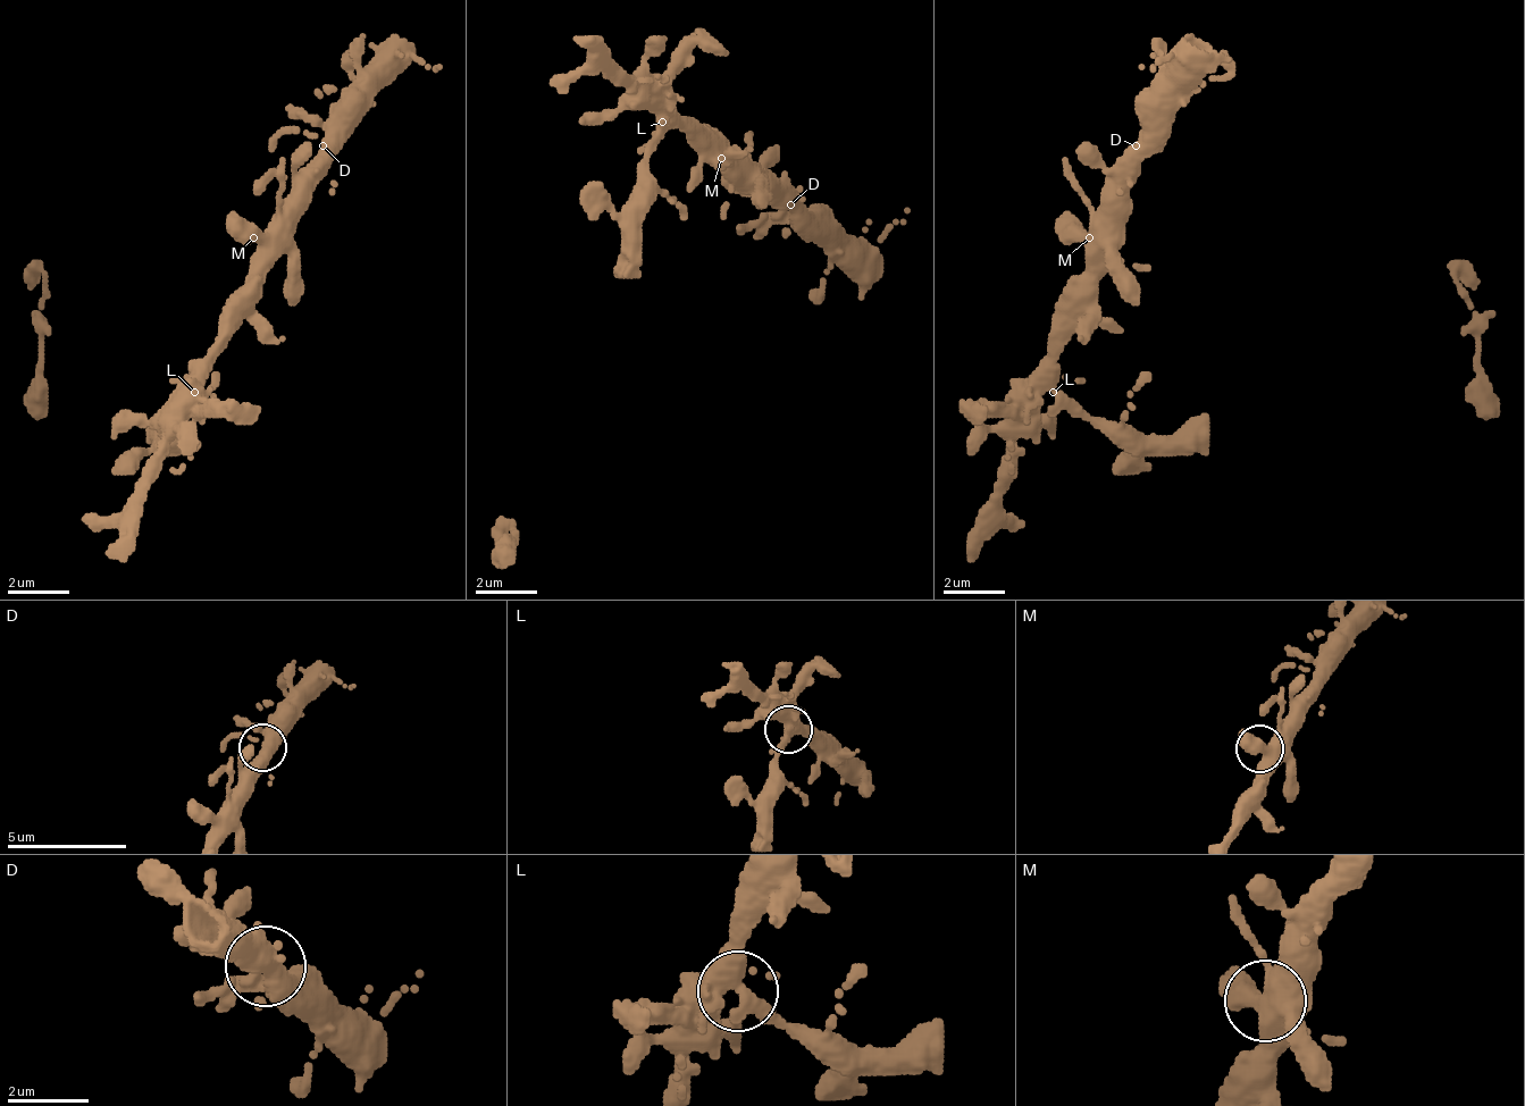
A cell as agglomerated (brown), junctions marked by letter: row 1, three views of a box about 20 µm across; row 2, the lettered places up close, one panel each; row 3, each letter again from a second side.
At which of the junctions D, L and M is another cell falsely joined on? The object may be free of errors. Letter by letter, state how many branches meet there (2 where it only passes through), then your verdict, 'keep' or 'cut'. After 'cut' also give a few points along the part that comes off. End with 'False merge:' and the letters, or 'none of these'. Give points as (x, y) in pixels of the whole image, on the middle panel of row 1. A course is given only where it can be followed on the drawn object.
D: 5 branches meet; keep
L: 5 branches meet; cut
M: 2 branches meet; keep
False merge: L

